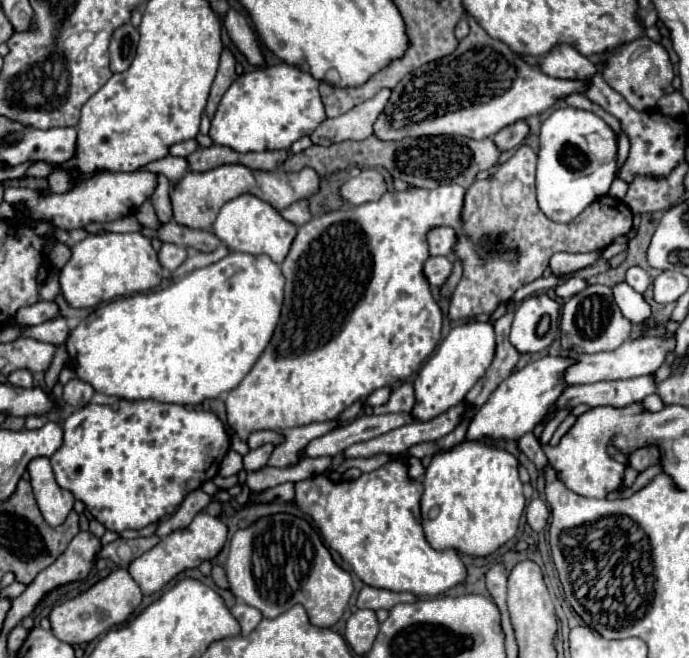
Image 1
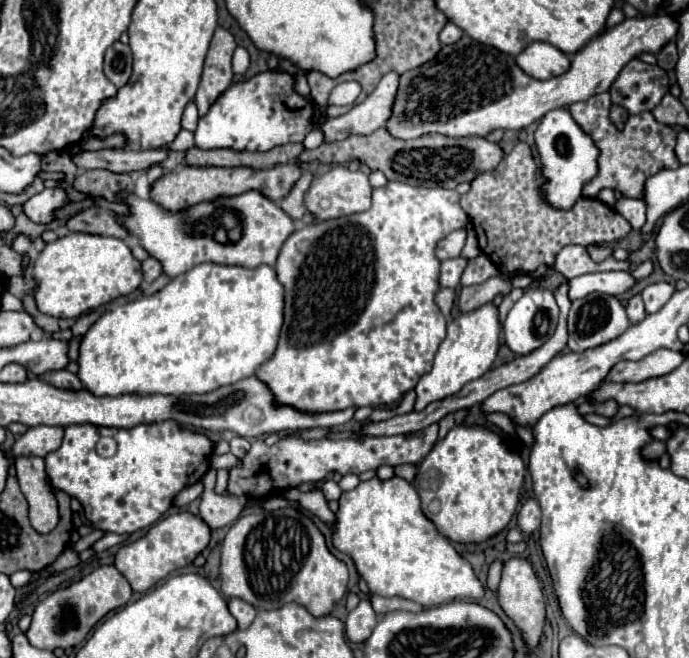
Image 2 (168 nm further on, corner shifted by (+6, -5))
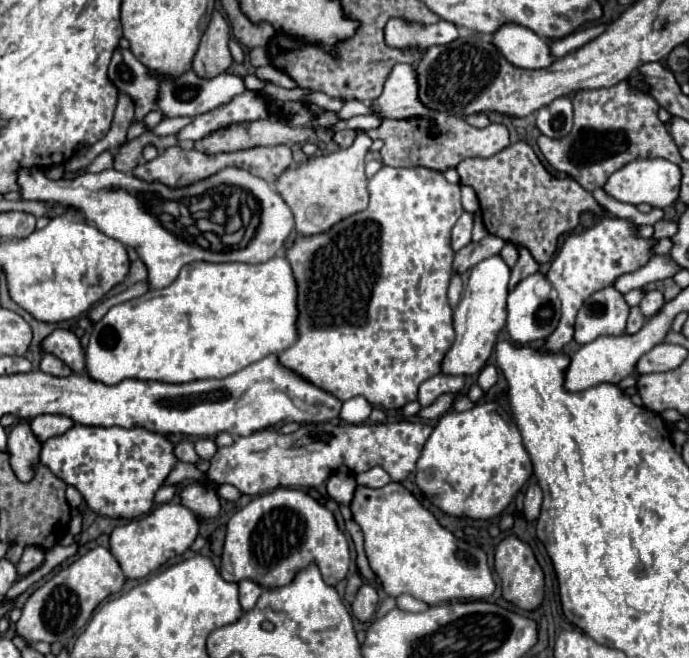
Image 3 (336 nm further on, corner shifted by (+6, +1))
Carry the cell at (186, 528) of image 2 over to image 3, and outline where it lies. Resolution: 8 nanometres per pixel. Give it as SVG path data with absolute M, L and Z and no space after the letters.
M169 502L157 506L153 512L139 520L131 520L129 524L115 528L109 536L109 544L111 554L123 568L123 574L131 580L143 580L145 576L167 564L171 558L181 556L195 542L197 534L199 534L197 516L187 506Z

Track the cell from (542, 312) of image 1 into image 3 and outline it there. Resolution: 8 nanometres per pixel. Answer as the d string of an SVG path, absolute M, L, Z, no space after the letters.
M537 272L537 274L523 278L515 286L515 290L509 292L509 298L507 298L507 332L509 332L511 340L521 344L521 346L525 346L529 342L545 340L557 328L557 322L559 322L559 316L561 316L561 304L559 304L557 292L553 288L545 298L535 294L535 282L539 280L539 276L541 274Z

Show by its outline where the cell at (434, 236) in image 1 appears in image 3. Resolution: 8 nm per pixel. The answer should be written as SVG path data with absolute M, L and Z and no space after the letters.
M463 212L463 216L457 220L457 224L451 230L451 248L455 252L471 242L471 228L473 228L473 216Z

